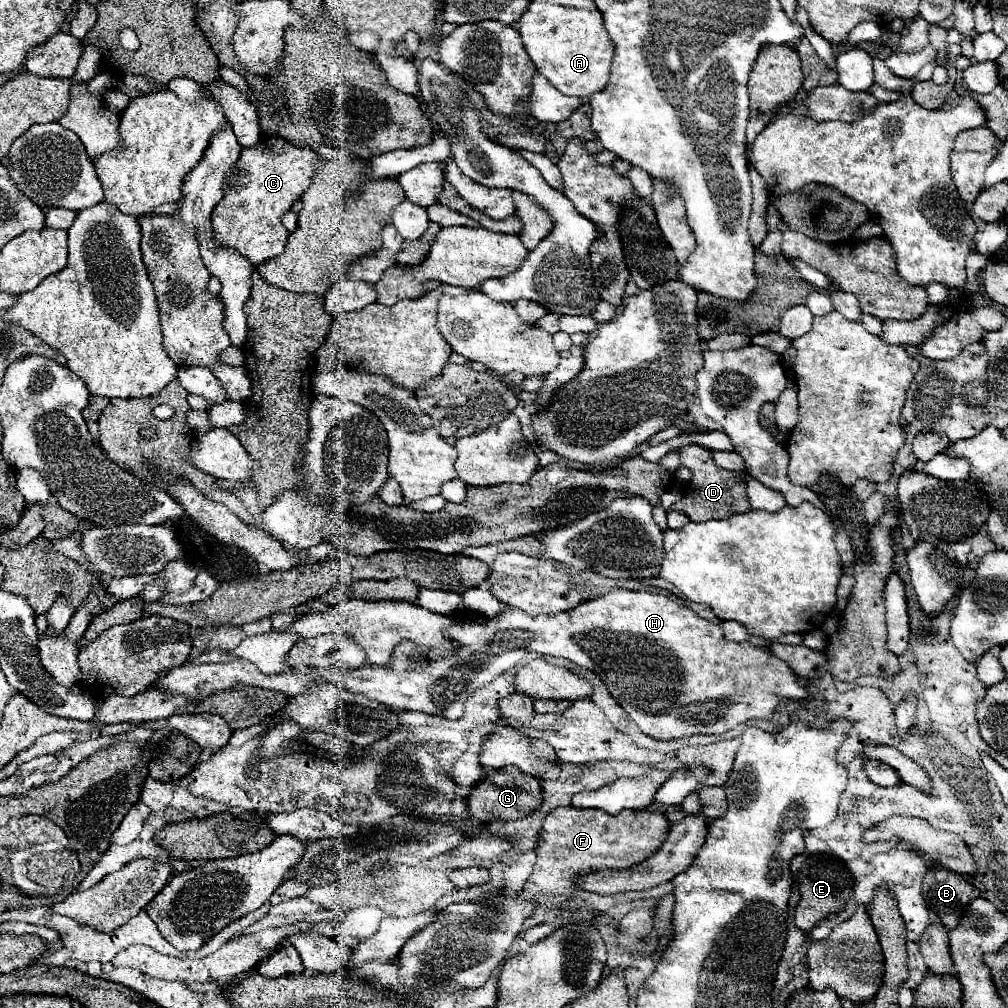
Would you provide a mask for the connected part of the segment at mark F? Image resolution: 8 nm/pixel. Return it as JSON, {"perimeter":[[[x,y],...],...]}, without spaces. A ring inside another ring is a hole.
{"perimeter":[[[558,807],[544,821],[536,845],[536,867],[528,877],[520,897],[532,901],[536,899],[546,907],[556,907],[574,895],[574,879],[578,875],[598,869],[624,869],[646,861],[660,849],[668,837],[668,829],[670,825],[660,811],[652,813],[642,809],[608,815],[600,809]]]}

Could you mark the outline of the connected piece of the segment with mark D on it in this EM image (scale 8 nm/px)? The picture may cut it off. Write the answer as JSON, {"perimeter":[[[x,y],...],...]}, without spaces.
{"perimeter":[[[686,445],[680,449],[680,461],[684,467],[692,471],[692,479],[688,483],[686,493],[678,503],[674,503],[670,509],[682,511],[690,517],[694,523],[710,521],[710,519],[728,519],[736,513],[750,511],[750,503],[746,497],[746,475],[742,471],[728,471],[716,465],[712,459],[712,453],[708,449],[702,449],[698,445]]]}

